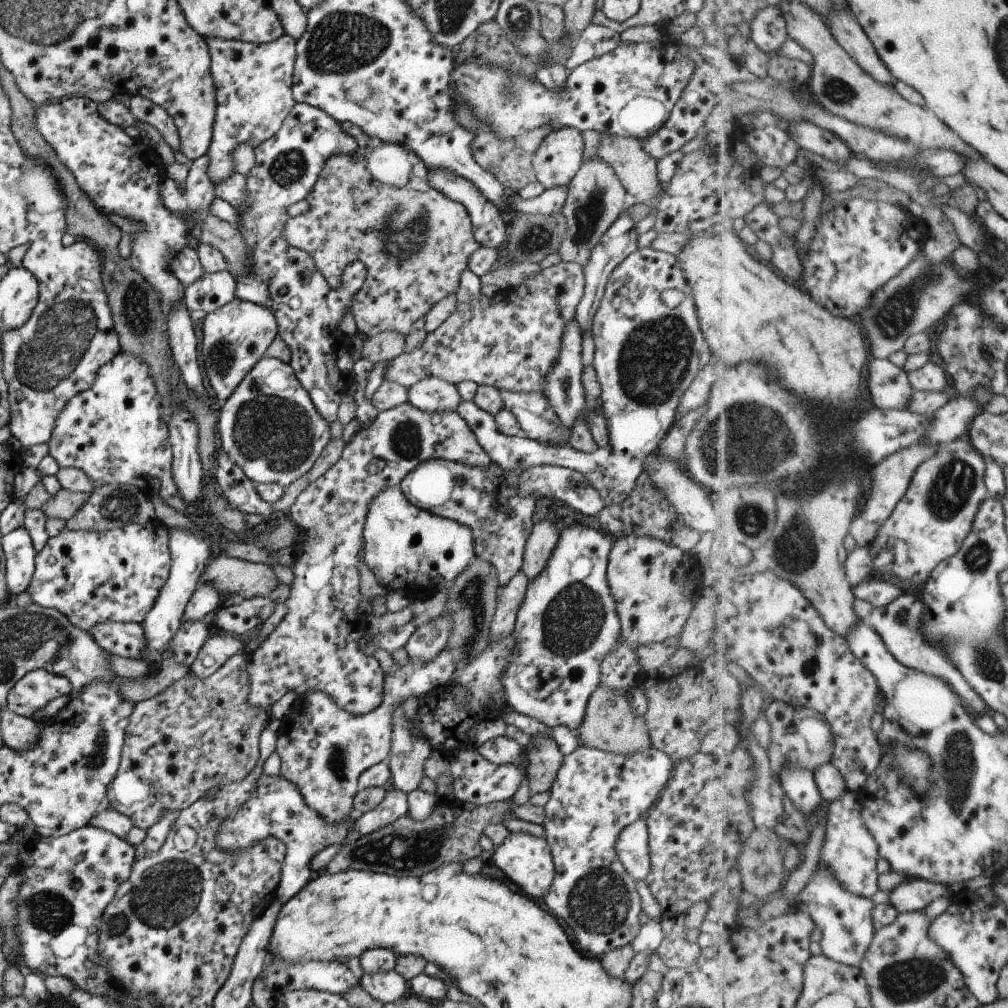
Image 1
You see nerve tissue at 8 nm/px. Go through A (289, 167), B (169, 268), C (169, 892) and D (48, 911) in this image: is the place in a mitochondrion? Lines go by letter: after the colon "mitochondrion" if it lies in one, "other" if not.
A: mitochondrion
B: other
C: mitochondrion
D: mitochondrion

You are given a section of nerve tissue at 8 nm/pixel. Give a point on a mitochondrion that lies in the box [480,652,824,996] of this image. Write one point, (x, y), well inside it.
(599, 901)

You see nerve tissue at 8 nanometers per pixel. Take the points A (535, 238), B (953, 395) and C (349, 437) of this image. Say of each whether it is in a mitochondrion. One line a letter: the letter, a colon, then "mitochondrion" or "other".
A: mitochondrion
B: other
C: other

